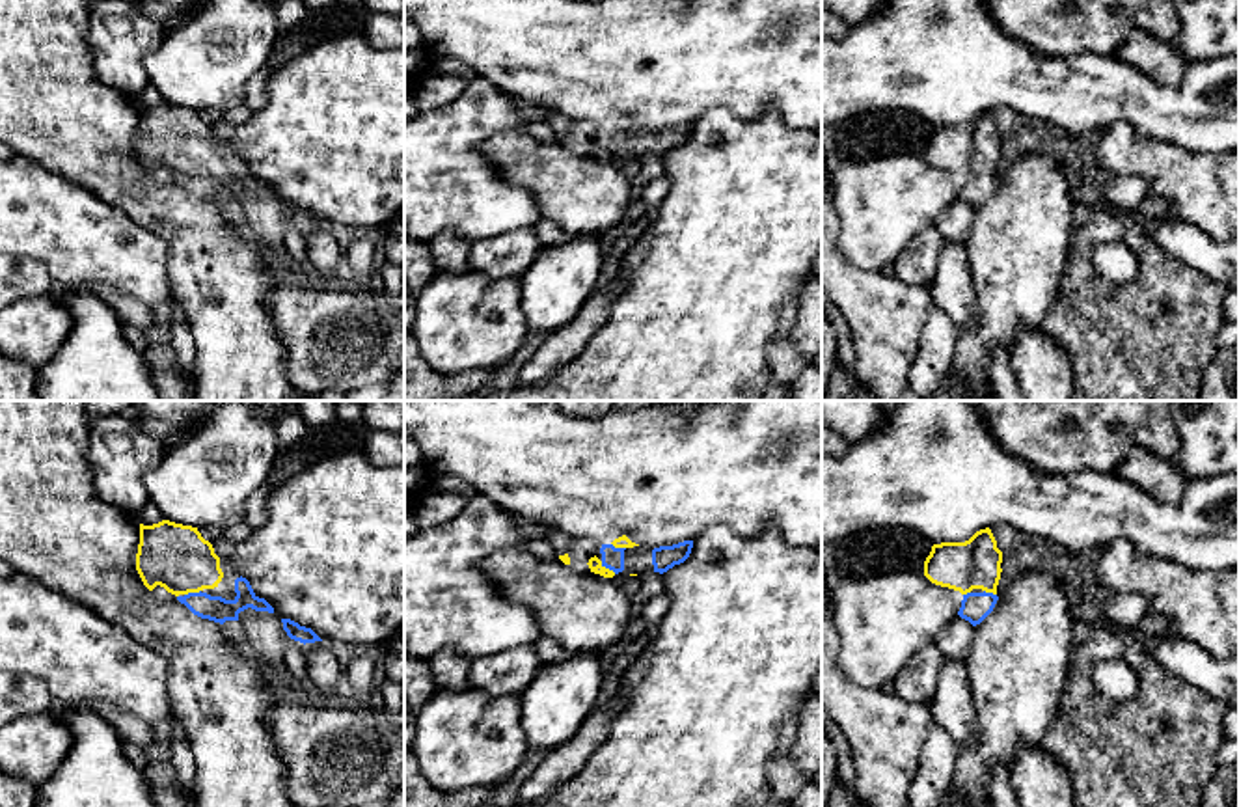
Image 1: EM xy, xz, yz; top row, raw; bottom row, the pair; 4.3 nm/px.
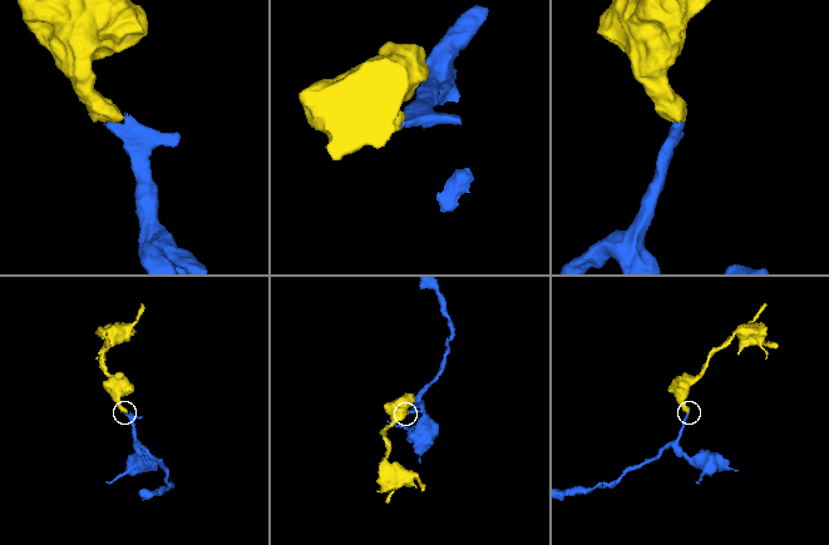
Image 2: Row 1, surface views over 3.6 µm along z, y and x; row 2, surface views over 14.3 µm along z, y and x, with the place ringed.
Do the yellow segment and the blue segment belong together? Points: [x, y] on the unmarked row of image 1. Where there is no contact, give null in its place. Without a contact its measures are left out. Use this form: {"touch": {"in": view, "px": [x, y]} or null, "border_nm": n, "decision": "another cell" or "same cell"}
{"touch": {"in": "xz", "px": [608, 151]}, "border_nm": 90, "decision": "same cell"}

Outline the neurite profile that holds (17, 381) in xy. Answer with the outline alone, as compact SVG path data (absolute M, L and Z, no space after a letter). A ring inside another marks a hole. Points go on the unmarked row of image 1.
M0 352L0 401L37 401L35 371Z

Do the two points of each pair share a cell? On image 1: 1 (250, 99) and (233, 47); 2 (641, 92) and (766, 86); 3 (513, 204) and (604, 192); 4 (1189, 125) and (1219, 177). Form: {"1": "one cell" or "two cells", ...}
{"1": "two cells", "2": "one cell", "3": "two cells", "4": "two cells"}

